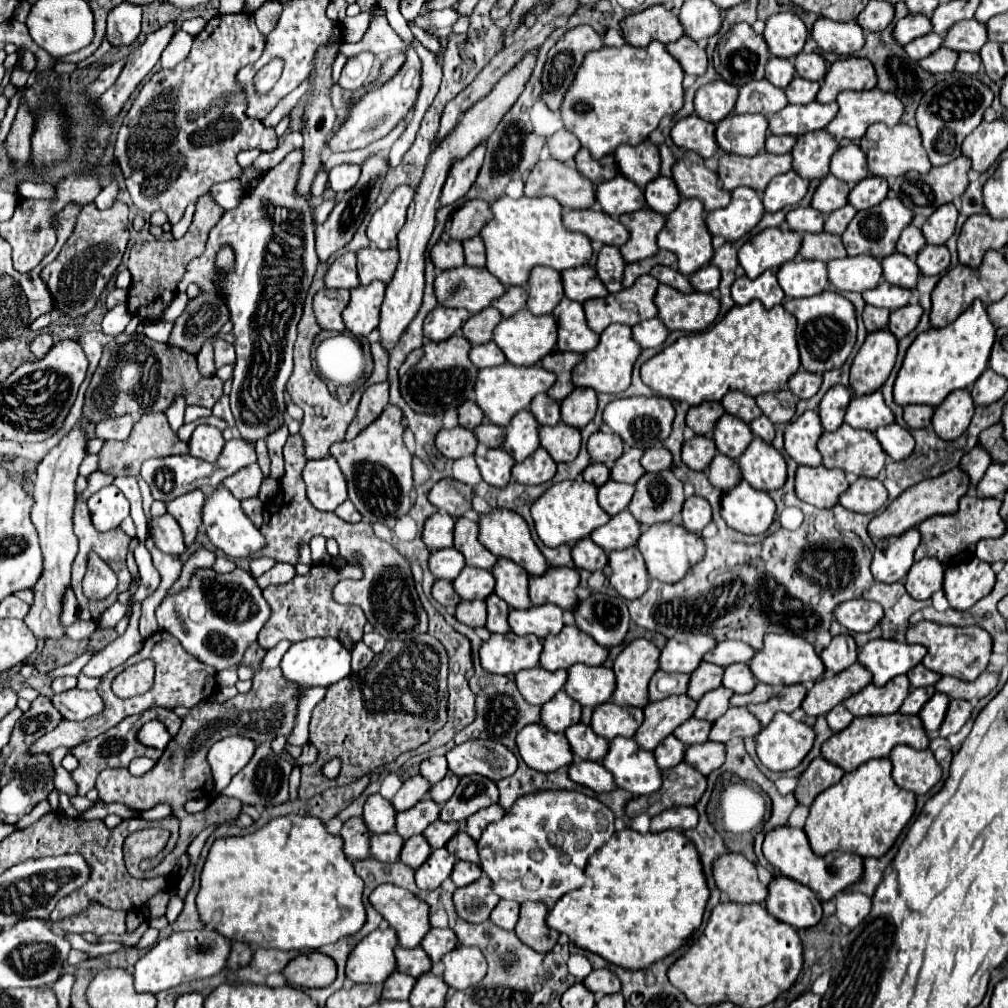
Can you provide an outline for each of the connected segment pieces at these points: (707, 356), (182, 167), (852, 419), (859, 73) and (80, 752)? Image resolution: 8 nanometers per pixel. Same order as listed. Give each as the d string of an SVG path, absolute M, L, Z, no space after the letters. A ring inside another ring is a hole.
M751 301L747 305L735 305L713 327L701 333L683 335L669 347L665 347L661 353L645 361L641 365L641 379L651 389L659 391L661 397L687 401L689 405L699 405L703 401L721 401L721 397L727 395L729 391L743 391L745 395L751 397L757 397L767 391L781 391L787 387L789 377L801 369L795 329L797 319L791 313L787 313L783 305L775 305L769 311L759 301Z
M245 13L217 15L195 37L189 57L179 67L161 69L153 73L151 79L141 87L141 93L135 97L127 117L123 119L115 143L115 159L119 159L127 191L131 193L133 203L141 211L153 213L157 209L163 209L169 217L169 223L177 223L183 217L185 207L189 203L197 203L199 197L203 197L215 181L241 177L243 171L235 161L239 151L243 149L273 151L279 145L273 127L267 127L263 125L263 121L249 119L245 115L245 101L235 87L237 69L257 61L263 49L265 49L265 37L259 35L253 15ZM219 97L227 97L227 105L223 109L213 109L211 105ZM189 113L193 113L195 117L189 119L187 117Z
M881 391L853 397L847 407L847 413L845 413L845 423L849 423L855 429L875 431L875 427L881 427L881 425L887 425L893 421L895 421L895 417L893 417L891 409L885 405Z
M841 57L829 67L825 79L821 81L817 101L829 103L835 101L835 97L845 89L865 91L865 89L873 89L875 83L877 83L875 69L867 59Z
M153 707L153 709L147 709L145 713L141 715L131 715L127 719L123 719L121 723L117 723L115 727L111 727L109 731L105 731L103 735L99 735L97 739L91 739L91 741L85 741L77 747L71 749L71 753L77 757L79 761L79 767L75 771L71 771L71 777L77 785L77 795L85 795L89 789L95 787L95 779L97 775L105 769L105 767L127 767L135 757L149 757L149 759L159 759L161 757L161 751L159 749L149 749L149 747L143 747L137 743L135 735L137 731L141 729L143 723L151 721L151 719L159 719L167 725L167 729L171 731L171 735L175 735L181 727L181 717L177 717L171 709L165 709L165 707Z

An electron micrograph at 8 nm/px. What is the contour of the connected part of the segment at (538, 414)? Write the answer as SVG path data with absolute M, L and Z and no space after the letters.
M535 395L531 401L531 413L541 425L557 425L559 423L559 403L553 401L549 395Z

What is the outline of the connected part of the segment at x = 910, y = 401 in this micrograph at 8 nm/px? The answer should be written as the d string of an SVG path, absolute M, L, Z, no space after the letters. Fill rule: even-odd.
M975 299L953 323L943 329L929 329L917 335L907 349L903 365L895 379L893 399L897 405L931 405L937 407L951 391L969 389L977 377L987 369L989 353L995 341L995 327L991 325L985 305Z

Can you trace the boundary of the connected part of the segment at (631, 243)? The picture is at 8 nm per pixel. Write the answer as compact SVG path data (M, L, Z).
M643 207L633 213L625 213L619 217L619 221L627 227L629 239L625 245L619 247L625 263L635 263L641 259L647 259L659 251L657 247L657 233L665 225L665 217L651 211L649 207Z

